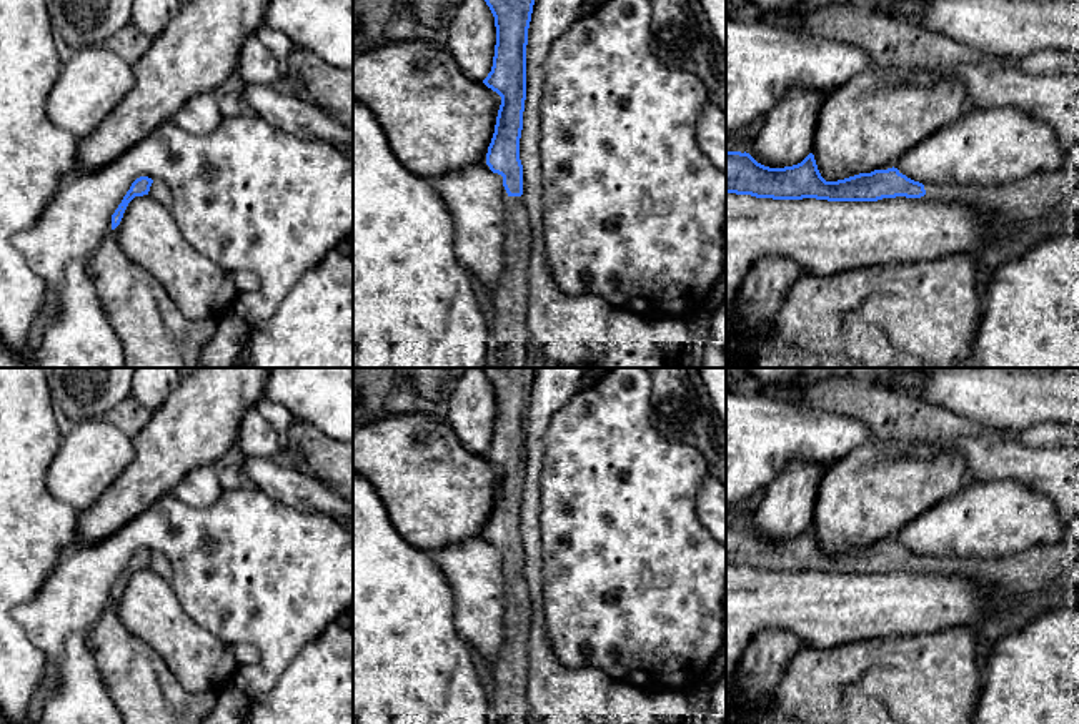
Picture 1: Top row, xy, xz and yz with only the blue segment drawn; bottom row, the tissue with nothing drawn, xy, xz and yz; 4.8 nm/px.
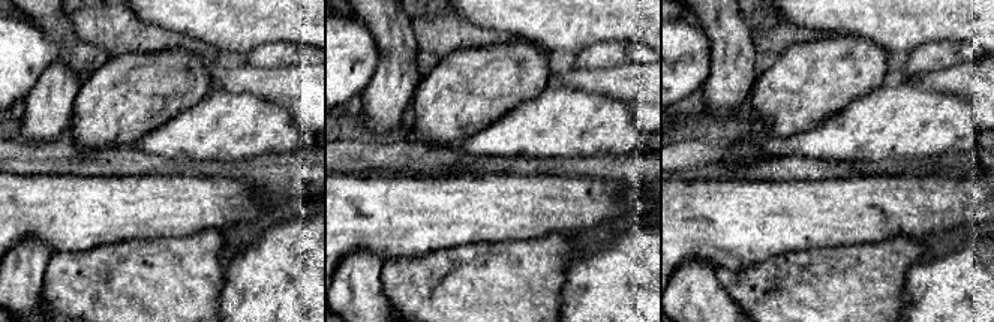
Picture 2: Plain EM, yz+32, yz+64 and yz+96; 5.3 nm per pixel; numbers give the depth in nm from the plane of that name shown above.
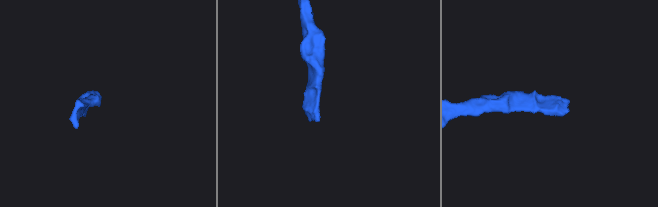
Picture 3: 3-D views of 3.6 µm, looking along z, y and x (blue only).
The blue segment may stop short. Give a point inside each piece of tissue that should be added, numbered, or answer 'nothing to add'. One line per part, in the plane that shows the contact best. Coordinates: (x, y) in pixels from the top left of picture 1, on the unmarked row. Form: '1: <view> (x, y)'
1: xz (510, 671)

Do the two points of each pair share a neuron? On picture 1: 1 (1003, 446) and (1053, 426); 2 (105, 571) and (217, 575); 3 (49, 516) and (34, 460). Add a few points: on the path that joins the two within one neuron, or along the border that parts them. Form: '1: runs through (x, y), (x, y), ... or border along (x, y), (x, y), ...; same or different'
1: border along (986, 430), (1009, 433), (1033, 446), (1056, 446); different
2: runs through (130, 543), (134, 540), (182, 540), (188, 546); same
3: runs through (35, 503), (34, 473); same

